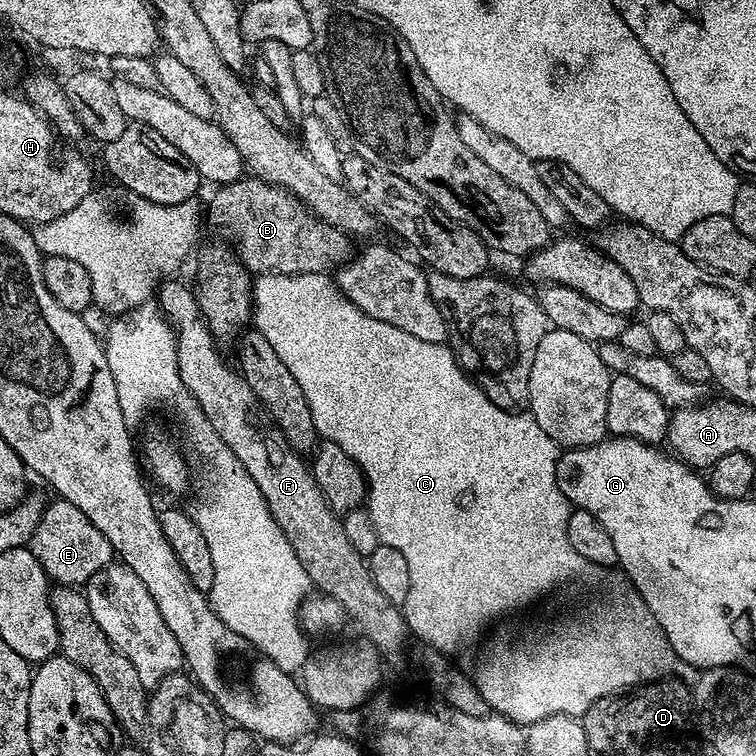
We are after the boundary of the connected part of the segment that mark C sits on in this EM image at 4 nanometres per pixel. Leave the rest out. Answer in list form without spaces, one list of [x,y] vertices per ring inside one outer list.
[[[266,272],[257,275],[252,290],[252,303],[255,331],[264,335],[266,342],[274,346],[278,358],[282,358],[286,370],[290,370],[290,374],[294,374],[294,378],[303,383],[306,402],[312,413],[336,412],[336,443],[345,446],[360,444],[358,463],[368,485],[366,507],[370,518],[375,520],[381,538],[386,538],[394,550],[402,550],[406,566],[410,566],[410,590],[406,594],[402,611],[411,635],[421,636],[431,649],[455,661],[471,678],[474,686],[478,686],[478,694],[486,698],[493,713],[521,726],[551,716],[580,718],[603,696],[615,696],[653,680],[672,678],[684,674],[680,672],[689,671],[689,664],[678,658],[662,626],[658,626],[654,614],[650,614],[650,606],[642,602],[638,590],[628,581],[623,571],[586,562],[586,558],[582,558],[582,554],[570,546],[566,526],[574,505],[558,486],[556,467],[562,451],[560,445],[554,442],[554,438],[550,438],[550,434],[546,434],[546,430],[542,430],[542,426],[538,426],[538,422],[527,411],[494,406],[490,398],[486,398],[483,387],[479,383],[472,384],[473,377],[460,367],[453,349],[447,343],[422,342],[422,338],[414,338],[414,334],[406,334],[406,330],[398,330],[398,326],[390,326],[390,322],[370,318],[370,314],[358,310],[358,306],[340,292],[335,279],[326,272],[293,276]]]

